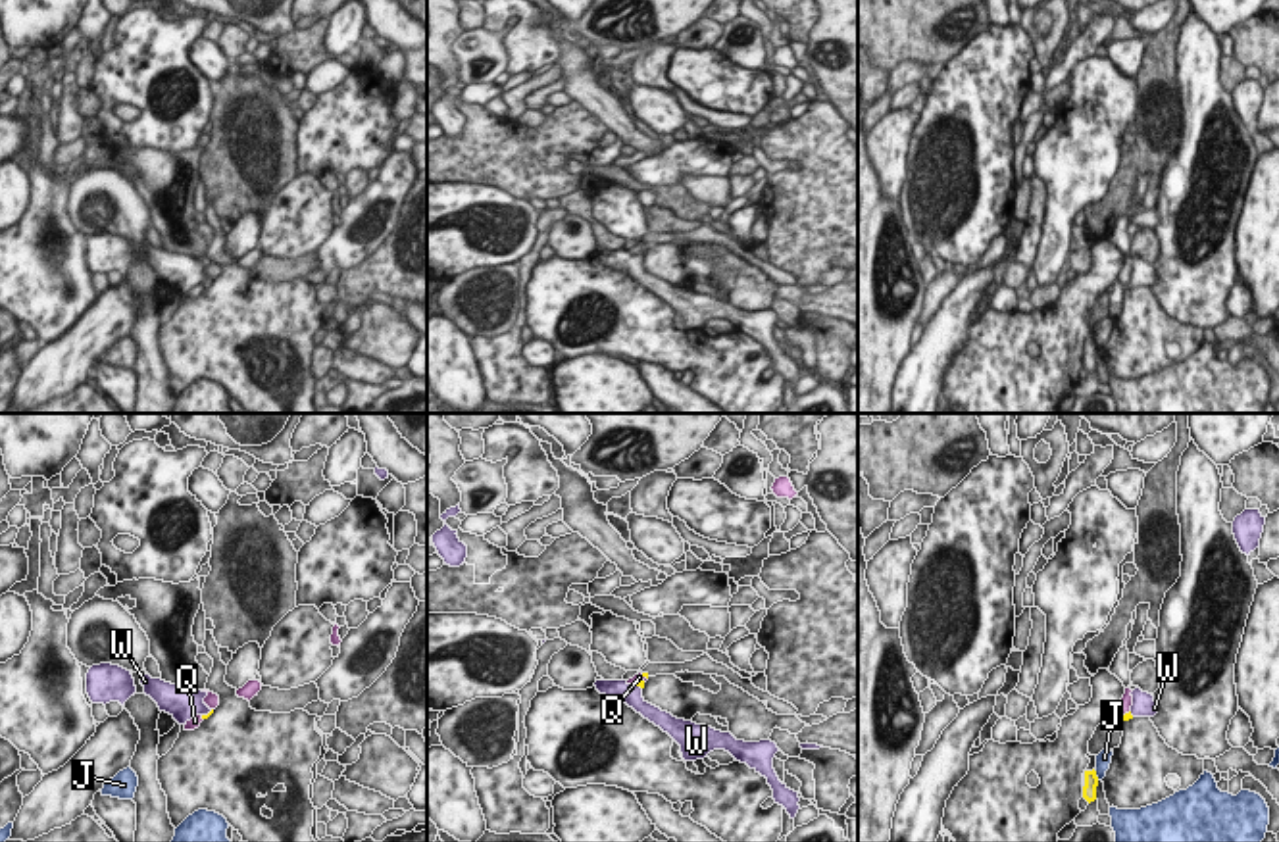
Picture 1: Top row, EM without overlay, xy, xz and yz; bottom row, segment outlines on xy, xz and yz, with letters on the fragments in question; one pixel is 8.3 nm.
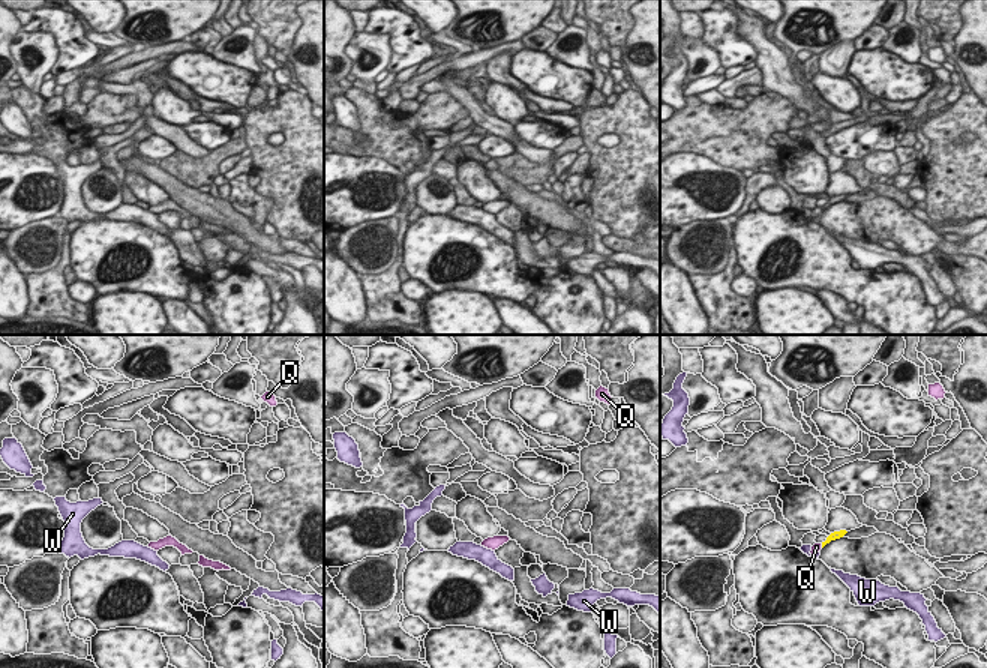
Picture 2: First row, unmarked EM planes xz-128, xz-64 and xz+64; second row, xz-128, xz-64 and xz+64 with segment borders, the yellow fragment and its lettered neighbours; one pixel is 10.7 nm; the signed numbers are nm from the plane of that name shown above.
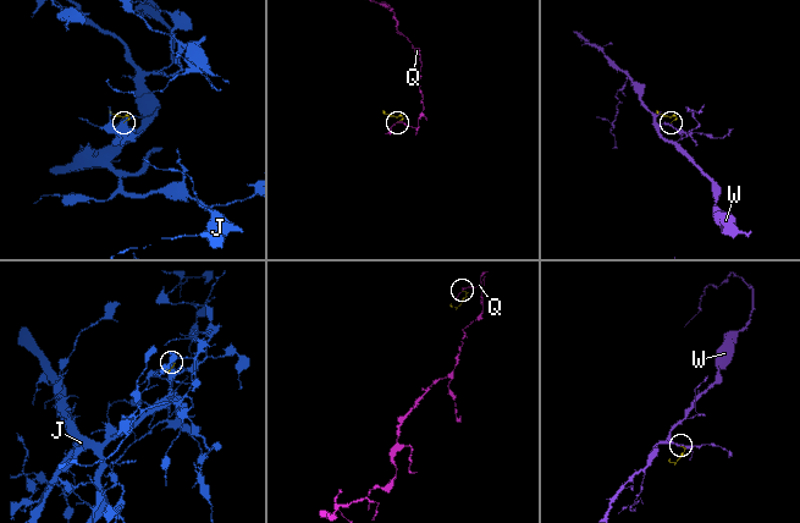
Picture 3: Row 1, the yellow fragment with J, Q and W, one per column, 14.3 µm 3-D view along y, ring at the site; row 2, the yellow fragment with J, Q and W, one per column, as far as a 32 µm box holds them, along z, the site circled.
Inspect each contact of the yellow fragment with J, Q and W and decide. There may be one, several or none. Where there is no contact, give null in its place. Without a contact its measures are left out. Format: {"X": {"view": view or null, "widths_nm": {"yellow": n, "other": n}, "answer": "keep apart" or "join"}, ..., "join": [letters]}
{"J": {"view": "yz", "widths_nm": {"yellow": 130, "other": 130}, "answer": "keep apart"}, "Q": {"view": "xz", "widths_nm": {"yellow": 30, "other": 70}, "answer": "keep apart"}, "W": {"view": "xy", "widths_nm": {"yellow": 30, "other": 280}, "answer": "join"}, "join": ["W"]}

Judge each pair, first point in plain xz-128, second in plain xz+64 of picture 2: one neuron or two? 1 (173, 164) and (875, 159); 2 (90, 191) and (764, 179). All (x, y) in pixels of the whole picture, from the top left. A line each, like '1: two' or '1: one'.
1: two
2: two

